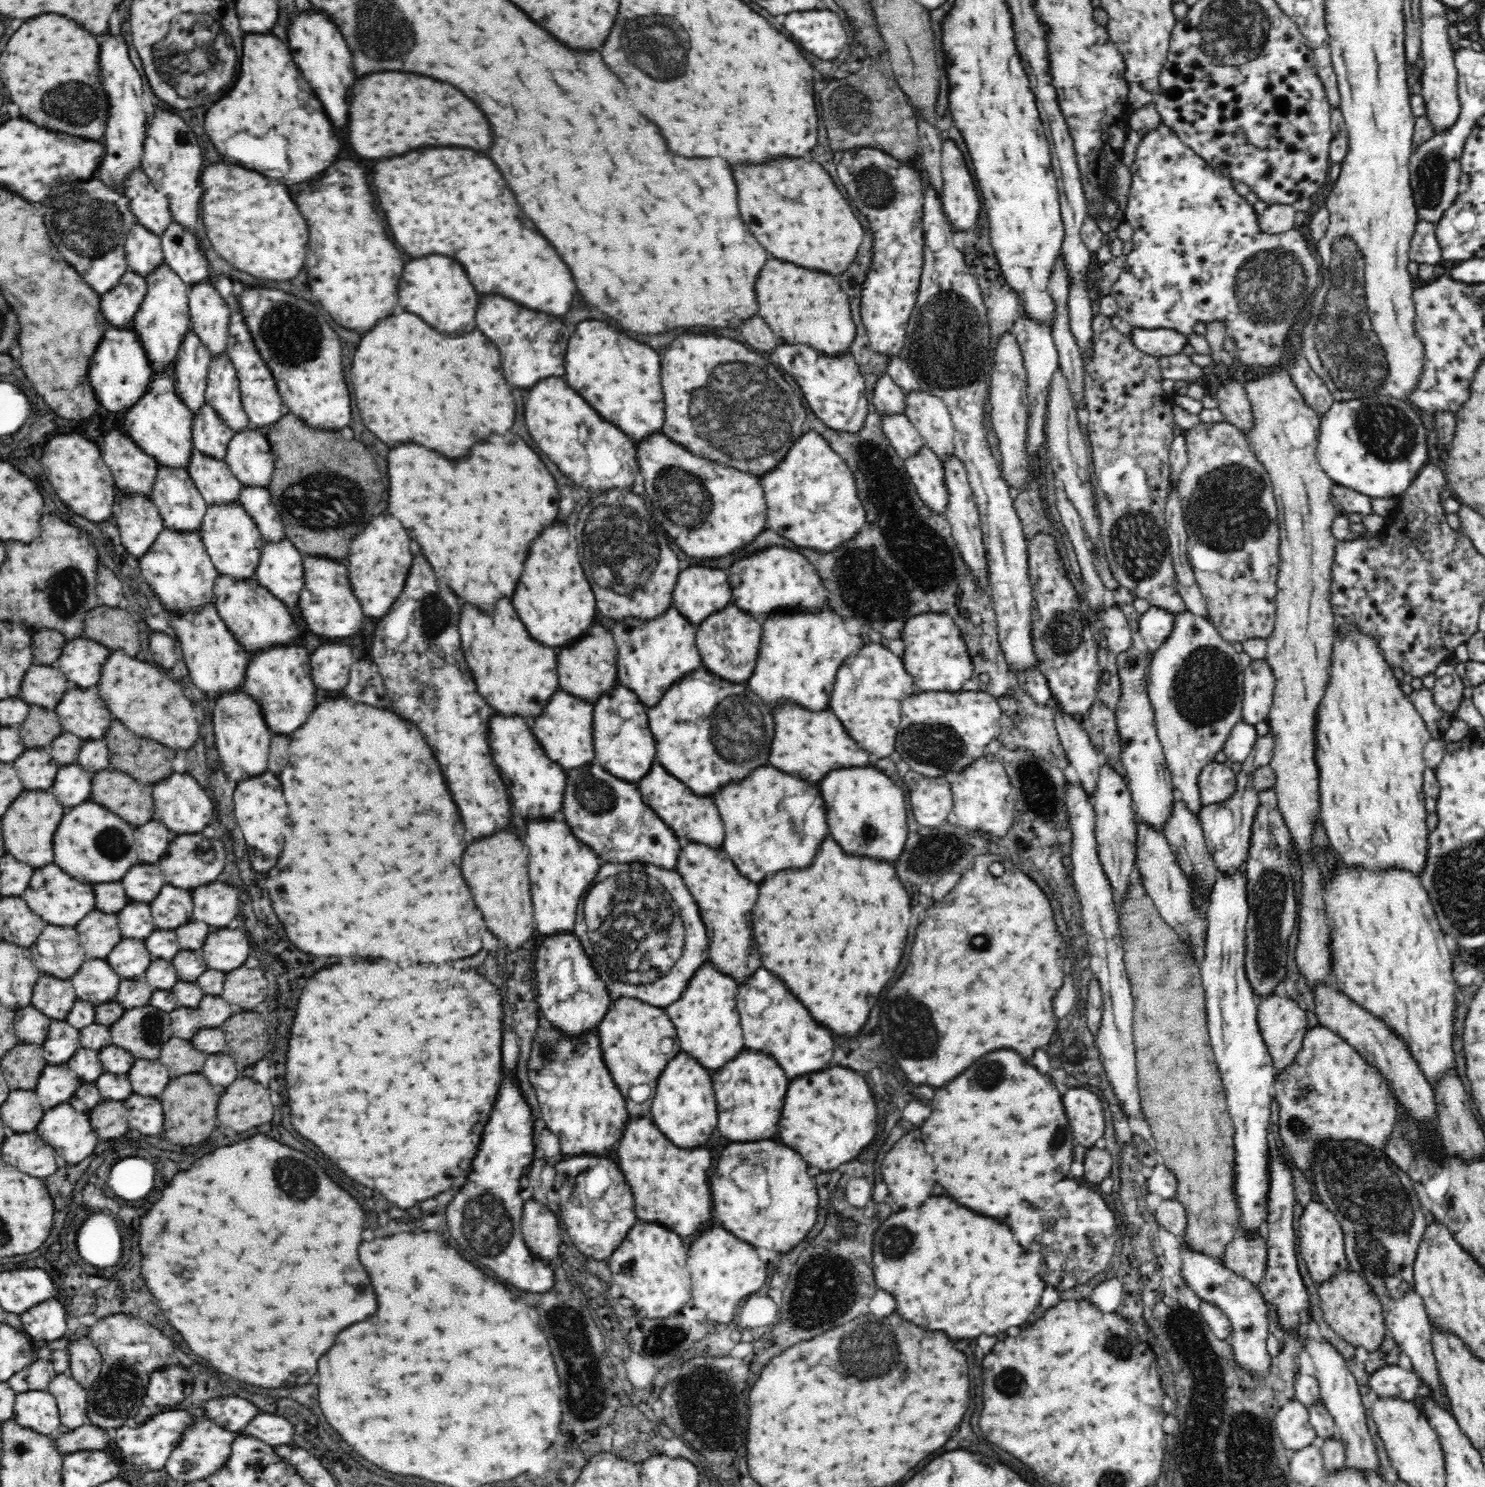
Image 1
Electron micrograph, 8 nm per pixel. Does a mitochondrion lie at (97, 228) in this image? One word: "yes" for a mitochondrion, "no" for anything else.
yes

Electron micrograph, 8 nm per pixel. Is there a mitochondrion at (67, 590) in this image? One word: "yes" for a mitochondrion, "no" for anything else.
yes

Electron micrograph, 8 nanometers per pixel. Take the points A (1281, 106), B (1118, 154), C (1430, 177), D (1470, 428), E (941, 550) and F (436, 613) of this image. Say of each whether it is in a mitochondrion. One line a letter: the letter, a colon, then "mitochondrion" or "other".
A: other
B: other
C: mitochondrion
D: other
E: mitochondrion
F: mitochondrion

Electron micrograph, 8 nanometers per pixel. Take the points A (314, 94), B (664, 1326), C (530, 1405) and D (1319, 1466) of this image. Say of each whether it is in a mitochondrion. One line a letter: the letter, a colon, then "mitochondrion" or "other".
A: other
B: mitochondrion
C: other
D: other

